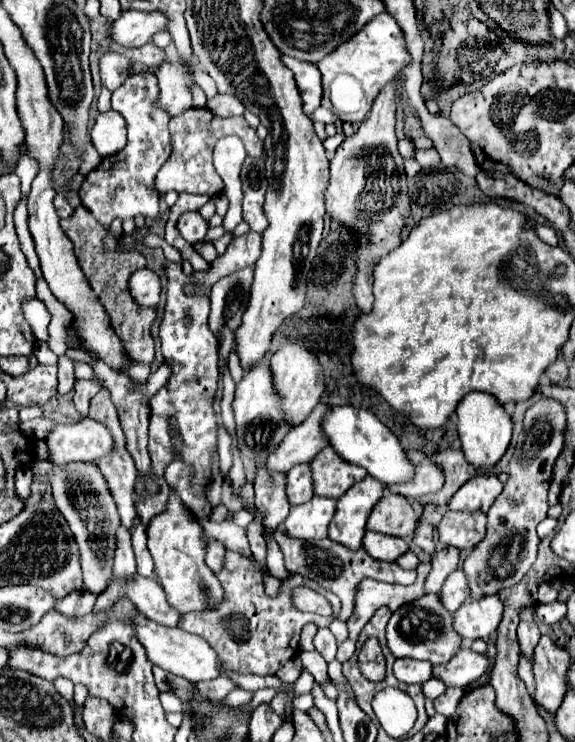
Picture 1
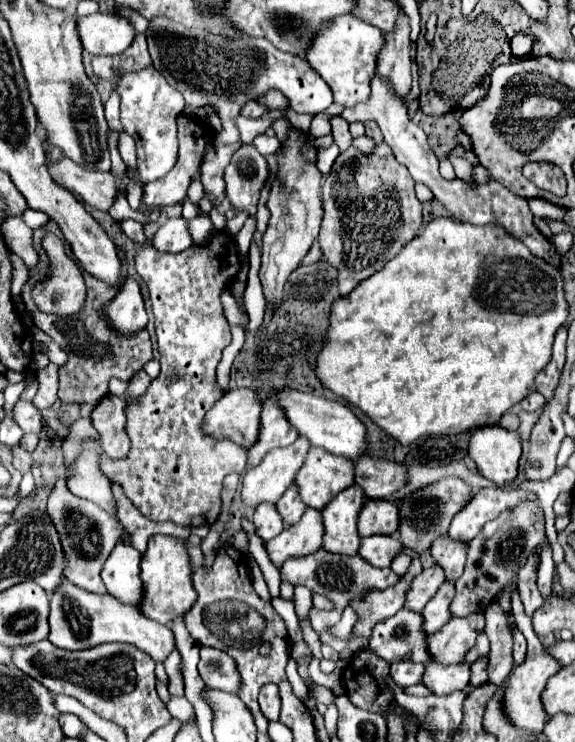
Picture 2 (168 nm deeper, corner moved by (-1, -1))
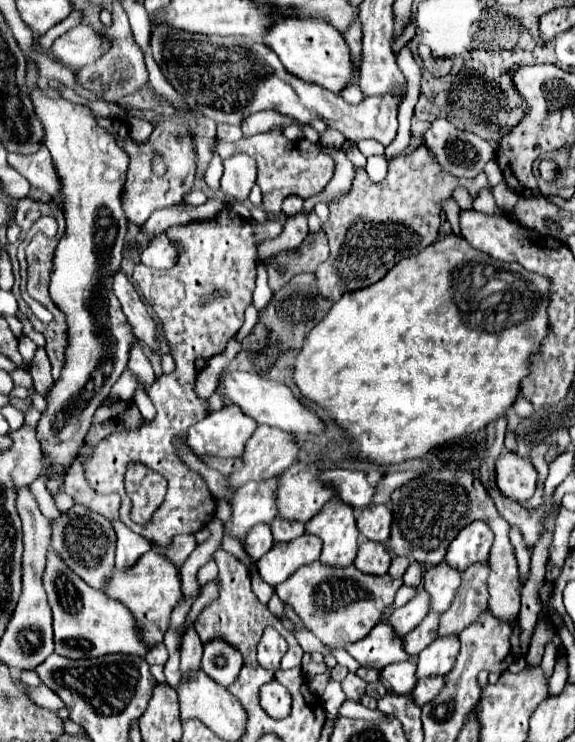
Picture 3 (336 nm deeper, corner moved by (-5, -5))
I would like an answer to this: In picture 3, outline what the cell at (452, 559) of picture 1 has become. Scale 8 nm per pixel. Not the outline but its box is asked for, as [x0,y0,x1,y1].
[388,587,430,637]

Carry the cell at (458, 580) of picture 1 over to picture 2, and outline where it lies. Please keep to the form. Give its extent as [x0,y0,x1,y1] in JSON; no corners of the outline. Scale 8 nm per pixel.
[422,581,454,635]

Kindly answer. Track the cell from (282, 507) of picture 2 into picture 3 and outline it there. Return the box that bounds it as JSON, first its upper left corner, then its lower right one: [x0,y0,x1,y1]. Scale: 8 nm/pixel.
[270,517,306,543]

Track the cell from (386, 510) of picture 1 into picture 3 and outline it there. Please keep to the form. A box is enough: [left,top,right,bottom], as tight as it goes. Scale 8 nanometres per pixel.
[358,505,392,543]

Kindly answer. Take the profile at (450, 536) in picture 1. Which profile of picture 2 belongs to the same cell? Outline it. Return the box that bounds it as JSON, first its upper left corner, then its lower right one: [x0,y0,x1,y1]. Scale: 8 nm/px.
[430,537,466,581]

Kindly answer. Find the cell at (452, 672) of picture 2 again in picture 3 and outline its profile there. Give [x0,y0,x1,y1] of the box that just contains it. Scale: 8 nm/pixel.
[412,677,444,707]

